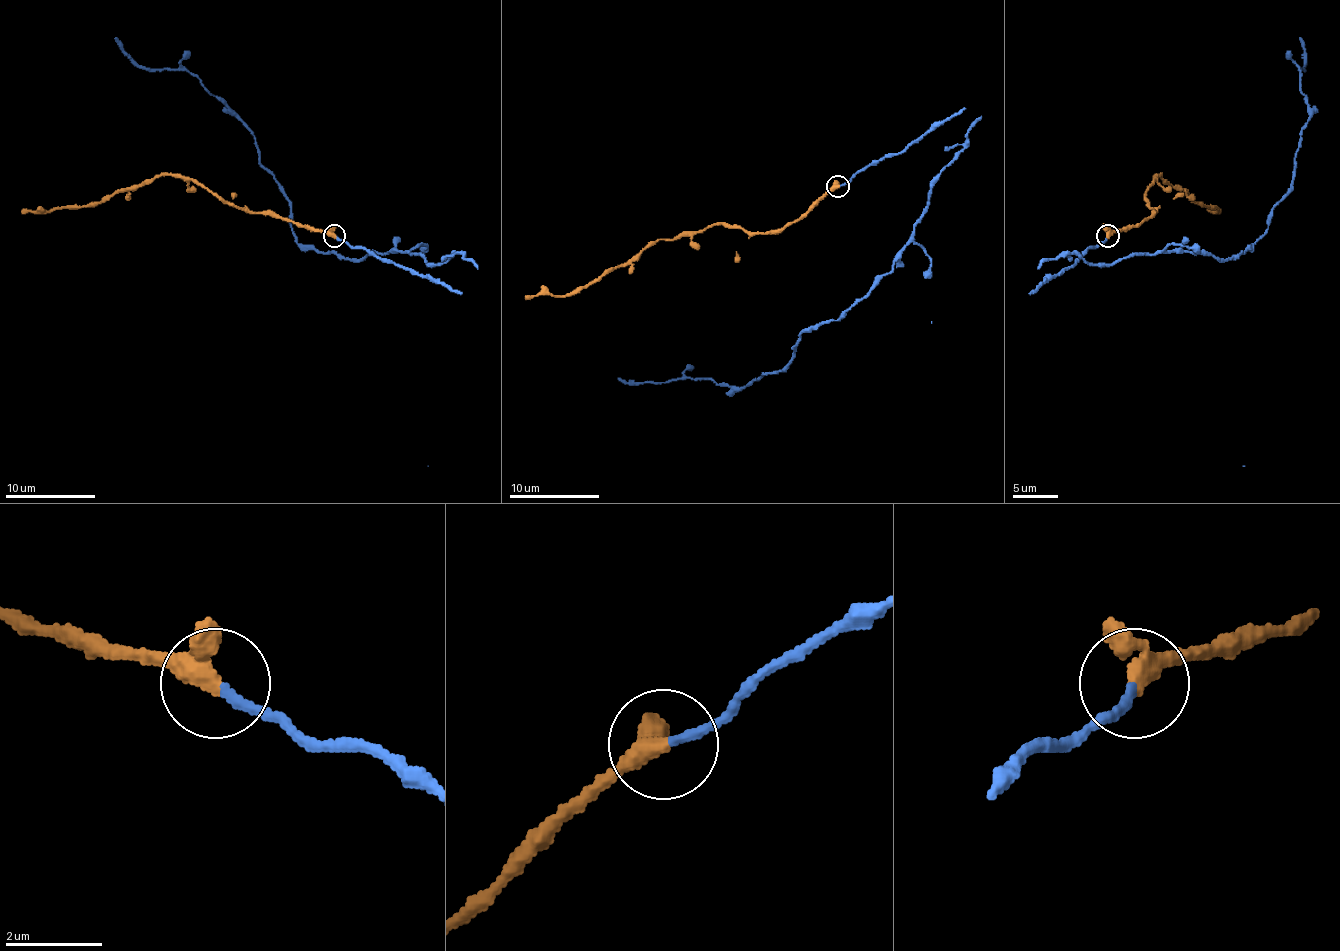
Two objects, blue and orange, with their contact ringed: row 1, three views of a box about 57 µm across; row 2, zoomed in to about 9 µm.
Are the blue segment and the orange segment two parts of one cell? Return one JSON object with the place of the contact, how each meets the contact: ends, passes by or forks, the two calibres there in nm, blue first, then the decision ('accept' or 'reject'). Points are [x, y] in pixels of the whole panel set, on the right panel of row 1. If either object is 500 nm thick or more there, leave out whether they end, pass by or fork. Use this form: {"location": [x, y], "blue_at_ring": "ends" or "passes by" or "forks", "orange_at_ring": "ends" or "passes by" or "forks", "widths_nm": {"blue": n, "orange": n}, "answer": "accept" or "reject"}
{"location": [1108, 236], "blue_at_ring": "ends", "orange_at_ring": "passes by", "widths_nm": {"blue": 190, "orange": 360}, "answer": "accept"}

